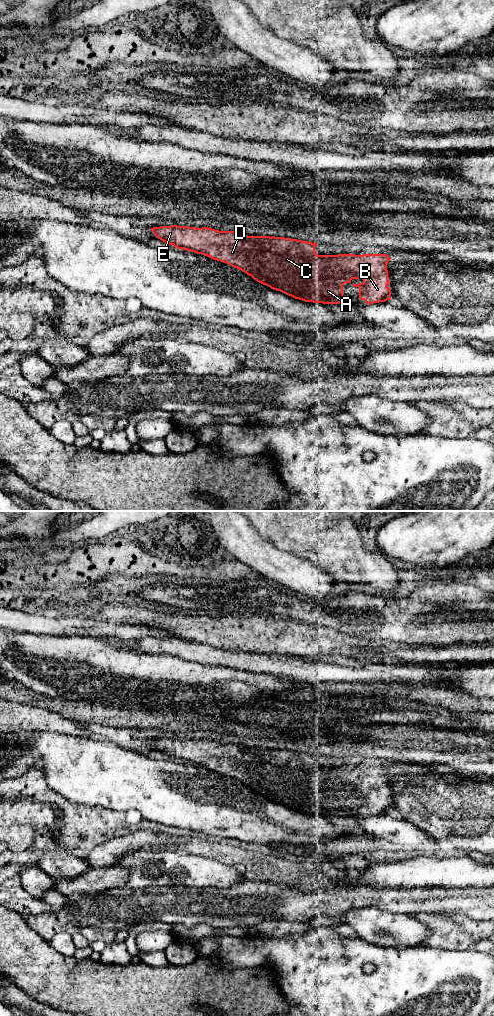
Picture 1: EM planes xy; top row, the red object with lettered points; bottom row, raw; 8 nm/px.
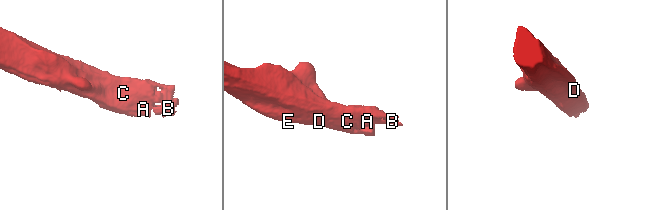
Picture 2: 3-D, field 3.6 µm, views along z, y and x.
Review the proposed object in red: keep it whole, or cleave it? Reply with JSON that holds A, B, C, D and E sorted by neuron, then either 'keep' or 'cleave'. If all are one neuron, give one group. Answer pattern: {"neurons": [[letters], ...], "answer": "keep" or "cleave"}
{"neurons": [["A", "B", "C", "D", "E"]], "answer": "keep"}

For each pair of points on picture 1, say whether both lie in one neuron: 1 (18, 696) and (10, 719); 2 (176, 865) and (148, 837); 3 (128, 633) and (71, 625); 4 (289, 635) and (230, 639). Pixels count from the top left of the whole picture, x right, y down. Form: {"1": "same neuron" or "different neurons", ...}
{"1": "different neurons", "2": "different neurons", "3": "same neuron", "4": "same neuron"}

